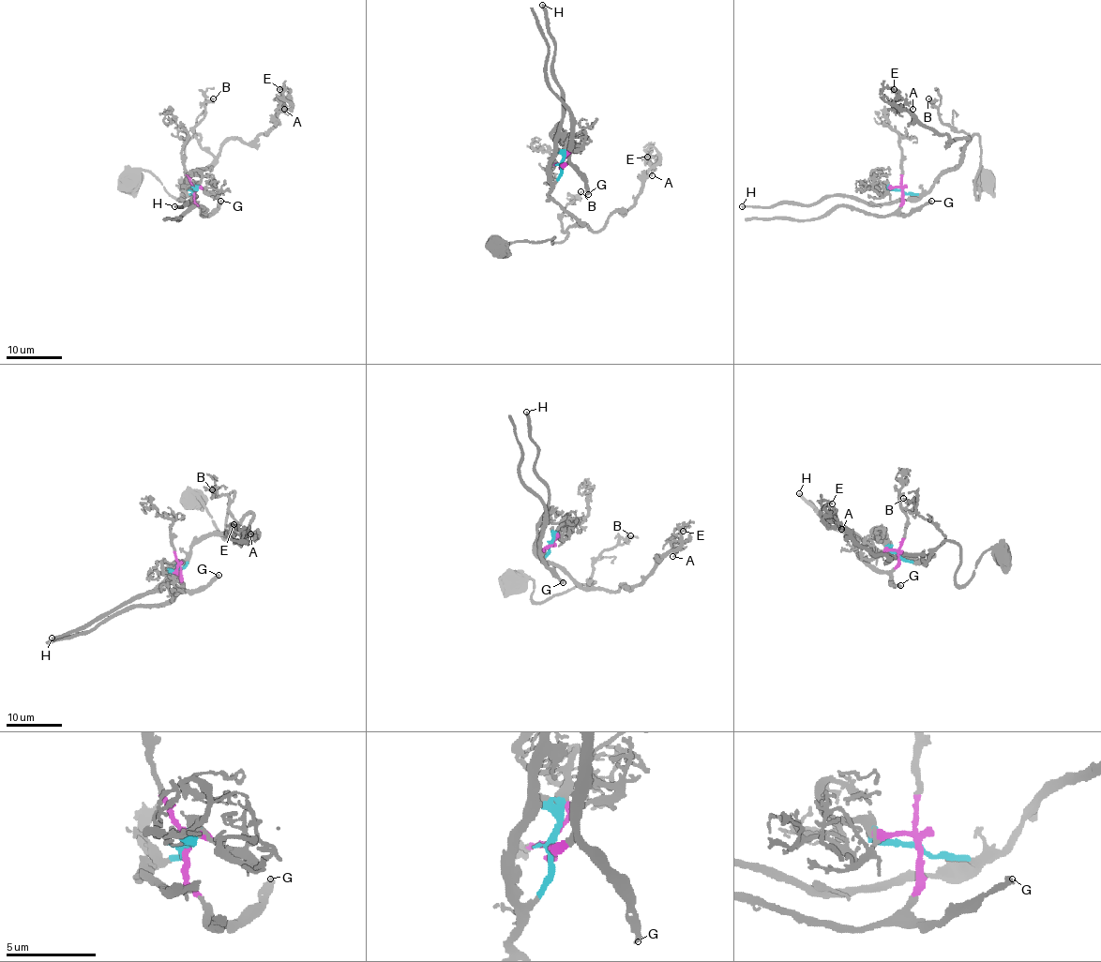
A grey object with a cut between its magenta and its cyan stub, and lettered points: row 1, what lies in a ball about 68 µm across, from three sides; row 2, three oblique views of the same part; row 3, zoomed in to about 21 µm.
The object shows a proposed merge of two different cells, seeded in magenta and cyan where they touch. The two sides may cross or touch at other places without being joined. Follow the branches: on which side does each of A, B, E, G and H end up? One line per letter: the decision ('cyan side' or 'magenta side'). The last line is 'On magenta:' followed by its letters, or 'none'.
A: cyan side
B: cyan side
E: cyan side
G: magenta side
H: cyan side
On magenta: G

